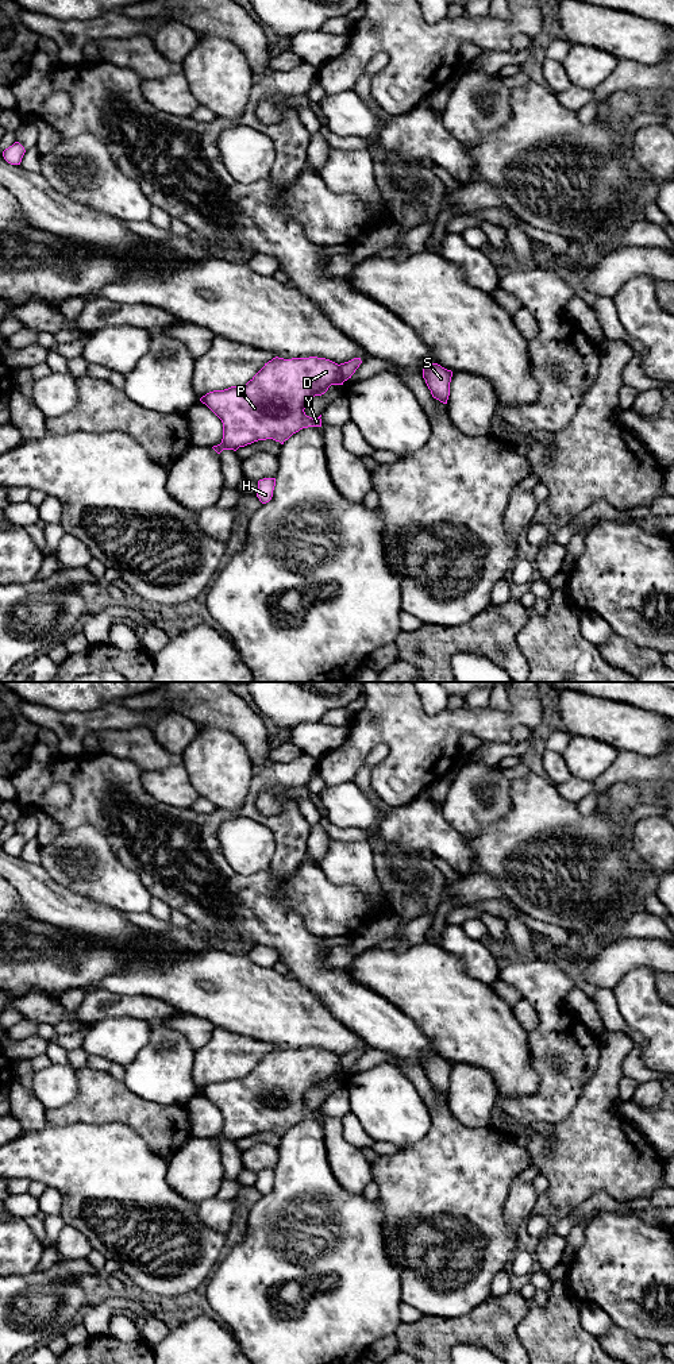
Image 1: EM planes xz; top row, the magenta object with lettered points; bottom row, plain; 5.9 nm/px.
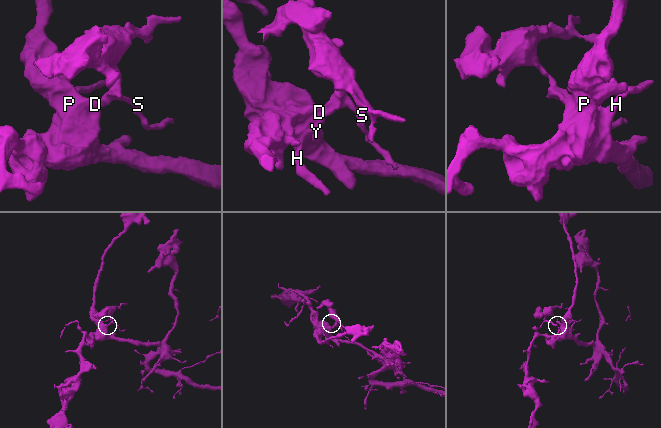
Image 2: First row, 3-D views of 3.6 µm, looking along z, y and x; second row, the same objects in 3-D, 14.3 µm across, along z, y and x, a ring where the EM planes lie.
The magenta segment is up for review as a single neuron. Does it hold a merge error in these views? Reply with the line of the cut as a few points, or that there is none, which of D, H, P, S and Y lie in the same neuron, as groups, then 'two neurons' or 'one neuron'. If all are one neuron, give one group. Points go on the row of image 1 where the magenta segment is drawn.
cut xz (336, 365), (341, 373), (341, 384); groups D H P Y / S; two neurons

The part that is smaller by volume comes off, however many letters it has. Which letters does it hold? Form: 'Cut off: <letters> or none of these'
Cut off: S

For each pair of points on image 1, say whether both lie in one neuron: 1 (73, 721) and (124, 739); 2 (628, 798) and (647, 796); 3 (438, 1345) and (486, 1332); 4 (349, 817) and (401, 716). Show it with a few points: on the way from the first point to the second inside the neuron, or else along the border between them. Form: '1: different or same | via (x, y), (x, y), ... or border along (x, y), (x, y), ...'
1: different | border along (133, 725), (103, 729), (100, 732)
2: same | via (632, 796), (643, 796)
3: same | via (450, 1333), (474, 1332)
4: different | border along (351, 781), (327, 786)

